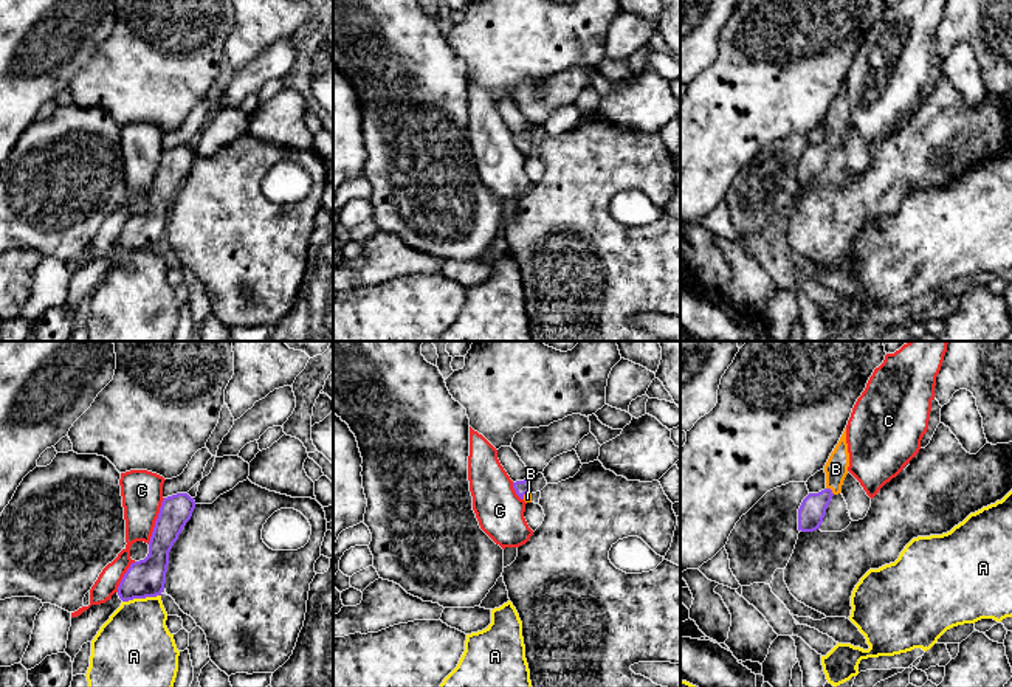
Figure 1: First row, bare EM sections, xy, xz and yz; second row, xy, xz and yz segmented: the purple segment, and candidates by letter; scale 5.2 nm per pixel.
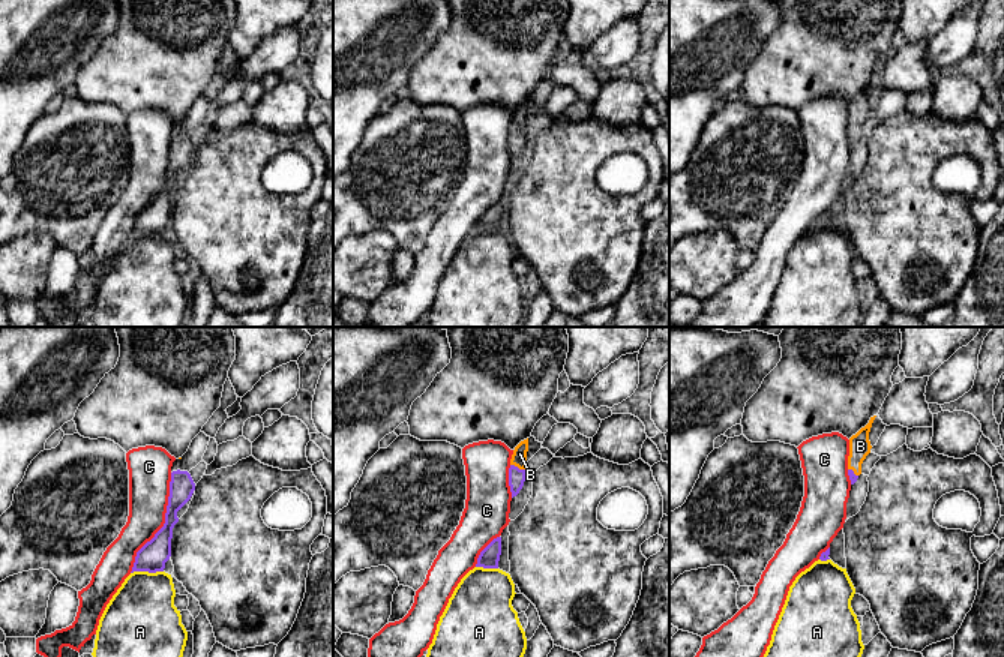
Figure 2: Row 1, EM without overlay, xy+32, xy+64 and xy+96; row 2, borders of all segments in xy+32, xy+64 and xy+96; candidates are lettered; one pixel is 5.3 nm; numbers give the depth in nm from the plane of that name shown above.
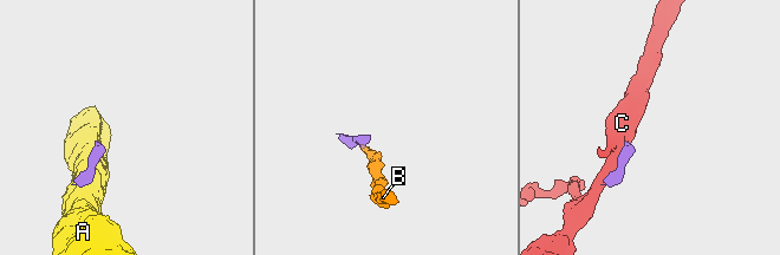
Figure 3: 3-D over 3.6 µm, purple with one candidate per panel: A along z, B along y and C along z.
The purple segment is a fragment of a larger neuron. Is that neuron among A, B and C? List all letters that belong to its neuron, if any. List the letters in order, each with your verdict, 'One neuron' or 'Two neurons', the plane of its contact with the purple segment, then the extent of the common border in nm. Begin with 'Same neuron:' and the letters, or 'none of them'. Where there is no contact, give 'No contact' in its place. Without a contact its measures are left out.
Same neuron: B
A: Two neurons. Touches purple in xy. Shared border 200 nm
B: One neuron. Touches purple in yz. Shared border 60 nm
C: Two neurons. Touches purple in xy. Shared border 260 nm

